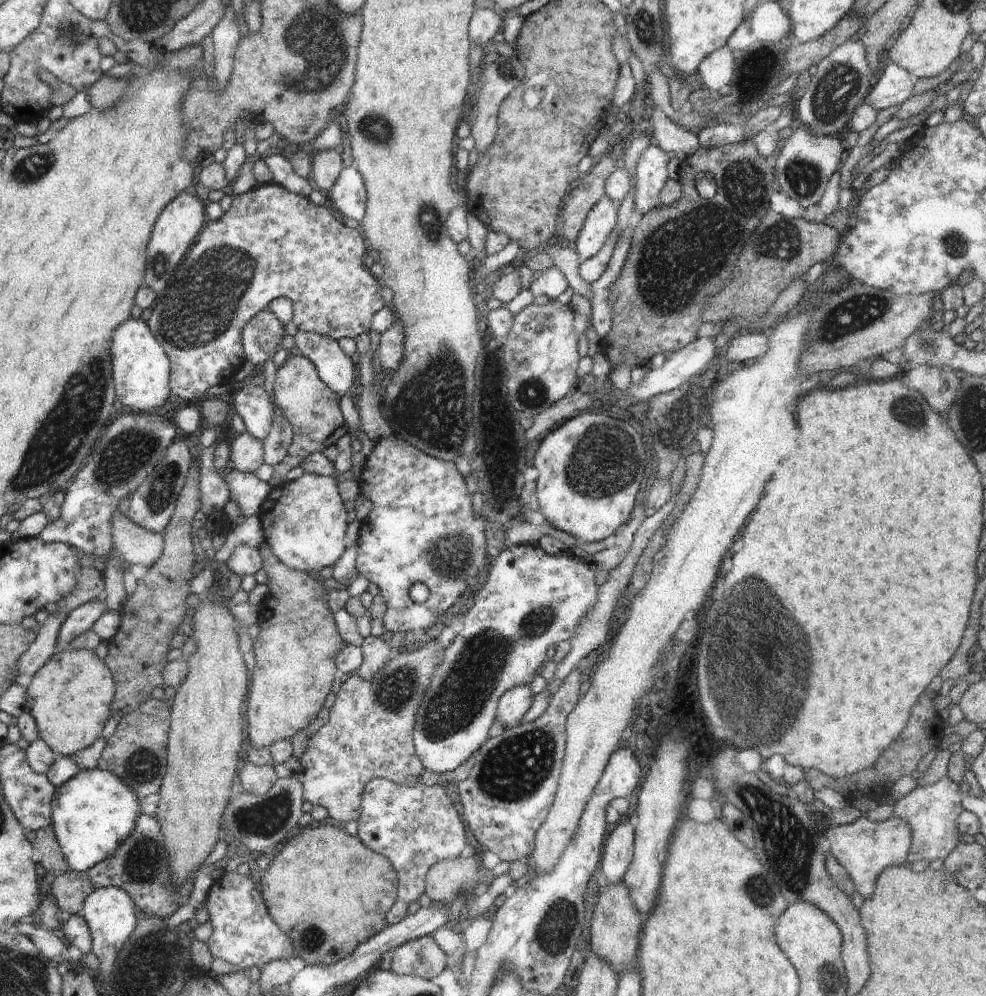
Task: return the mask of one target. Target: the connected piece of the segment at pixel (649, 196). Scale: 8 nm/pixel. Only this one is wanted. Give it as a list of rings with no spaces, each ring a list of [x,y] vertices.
[[[654,142],[640,155],[635,166],[634,206],[641,216],[656,207],[656,198],[668,180],[666,153]]]

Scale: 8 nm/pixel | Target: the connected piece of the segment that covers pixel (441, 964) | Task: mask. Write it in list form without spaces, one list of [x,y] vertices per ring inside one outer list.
[[[426,935],[400,945],[392,954],[391,971],[397,975],[416,975],[431,980],[449,964],[447,954]]]

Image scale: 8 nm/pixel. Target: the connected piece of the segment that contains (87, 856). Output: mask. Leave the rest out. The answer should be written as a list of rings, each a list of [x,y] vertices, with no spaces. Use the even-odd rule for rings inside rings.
[[[108,769],[80,771],[57,787],[52,801],[52,828],[72,871],[84,871],[114,856],[142,814],[134,789]]]

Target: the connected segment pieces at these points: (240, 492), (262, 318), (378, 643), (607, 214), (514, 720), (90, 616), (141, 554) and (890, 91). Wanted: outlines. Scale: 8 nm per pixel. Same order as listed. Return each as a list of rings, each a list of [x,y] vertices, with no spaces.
[[[236,469],[228,472],[223,479],[228,484],[229,501],[238,504],[242,516],[258,515],[262,503],[268,498],[269,484],[258,479],[254,473],[243,473]]]
[[[267,308],[260,311],[241,332],[245,360],[256,366],[273,358],[285,337],[284,326],[275,314]]]
[[[369,636],[361,644],[363,661],[358,669],[358,676],[365,681],[372,680],[392,658],[393,653],[381,638]]]
[[[604,197],[588,213],[576,241],[576,251],[582,260],[596,256],[613,228],[617,226],[619,207],[616,202]]]
[[[530,685],[511,688],[500,697],[496,720],[499,720],[505,729],[518,725],[532,706],[533,698]]]
[[[101,597],[69,611],[59,630],[56,651],[67,650],[68,644],[89,631],[106,610],[105,600]]]
[[[119,510],[112,519],[111,533],[116,554],[120,554],[129,566],[142,564],[150,568],[162,556],[163,537],[134,524]]]
[[[885,61],[866,97],[866,104],[877,111],[905,103],[912,97],[914,84],[919,80],[907,70]]]

